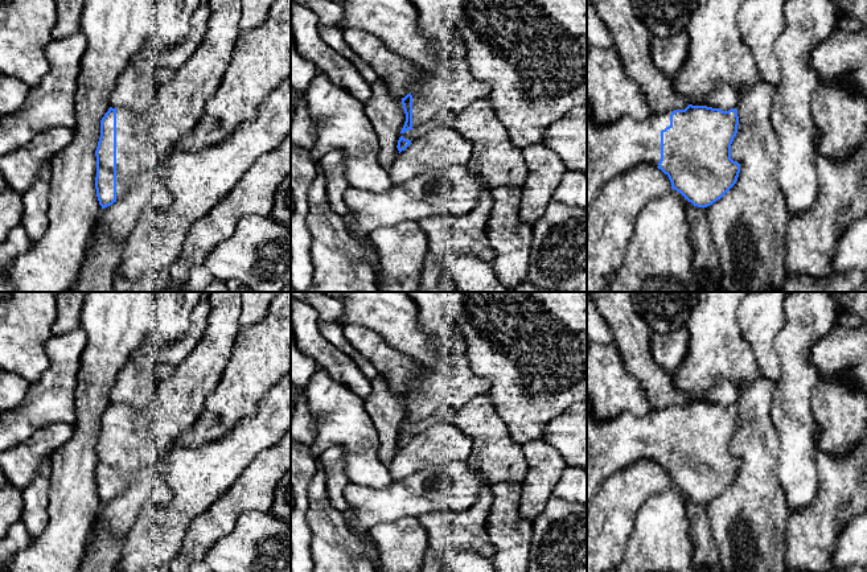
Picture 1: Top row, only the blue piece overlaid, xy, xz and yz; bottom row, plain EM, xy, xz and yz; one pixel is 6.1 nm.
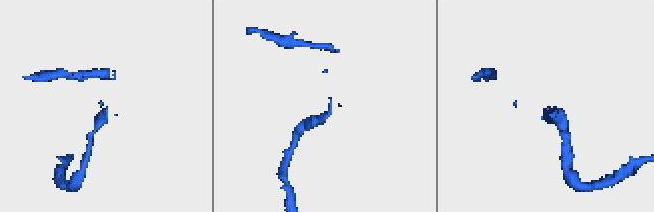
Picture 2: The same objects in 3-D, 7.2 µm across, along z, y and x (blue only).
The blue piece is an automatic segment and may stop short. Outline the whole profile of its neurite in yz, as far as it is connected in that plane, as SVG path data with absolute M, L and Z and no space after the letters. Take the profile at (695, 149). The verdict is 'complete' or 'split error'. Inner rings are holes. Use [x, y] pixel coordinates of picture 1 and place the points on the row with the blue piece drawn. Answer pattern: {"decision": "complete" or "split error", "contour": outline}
{"decision": "split error", "contour": "M587 98L587 210L605 182L640 164L661 169L669 177L671 189L694 206L712 205L736 184L740 173L740 164L731 159L737 125L736 108L723 111L693 104L685 110L650 115L641 122L622 116L609 124L595 124Z"}

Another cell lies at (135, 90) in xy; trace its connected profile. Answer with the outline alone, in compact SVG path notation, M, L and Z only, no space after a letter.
M132 59L116 79L110 95L110 107L126 107L152 119L156 108L157 87L147 65Z

